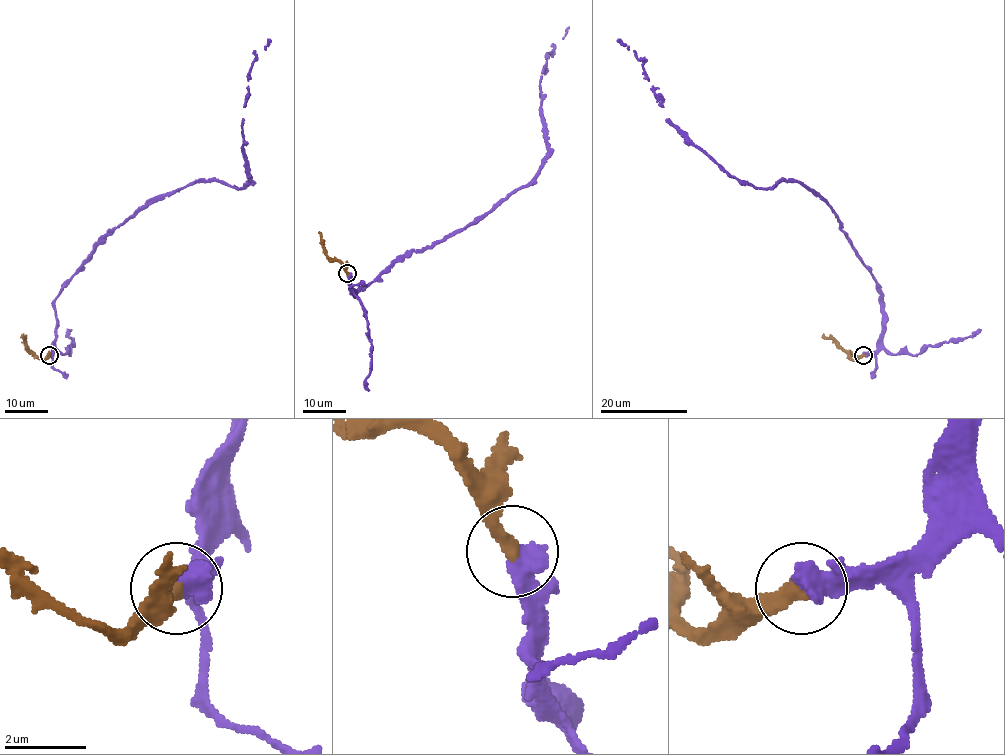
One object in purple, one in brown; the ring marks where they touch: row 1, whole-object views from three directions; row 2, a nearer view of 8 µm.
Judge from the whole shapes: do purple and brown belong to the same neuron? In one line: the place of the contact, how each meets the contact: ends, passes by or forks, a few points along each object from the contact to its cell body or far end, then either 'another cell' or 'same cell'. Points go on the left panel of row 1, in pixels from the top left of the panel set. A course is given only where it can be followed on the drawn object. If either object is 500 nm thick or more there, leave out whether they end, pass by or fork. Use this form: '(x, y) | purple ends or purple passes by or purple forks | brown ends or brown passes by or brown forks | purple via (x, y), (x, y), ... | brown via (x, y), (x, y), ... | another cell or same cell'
(49, 355) | purple via (49, 354), (54, 299), (116, 227), (196, 182), (239, 188), (249, 180), (248, 74), (271, 40) | brown via (49, 354), (44, 359), (35, 357), (22, 335) | same cell

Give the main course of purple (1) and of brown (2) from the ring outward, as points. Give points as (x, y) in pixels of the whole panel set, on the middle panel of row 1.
1: (347, 273), (355, 293), (388, 266), (482, 219), (524, 187), (547, 154), (539, 80), (546, 56), (569, 26)
2: (347, 273), (342, 263), (326, 255), (320, 232)

